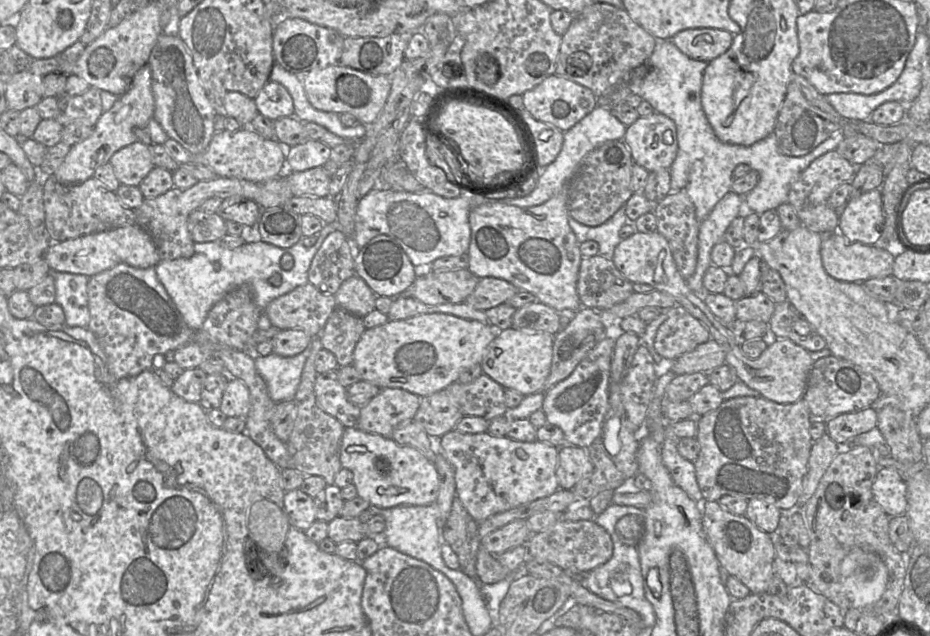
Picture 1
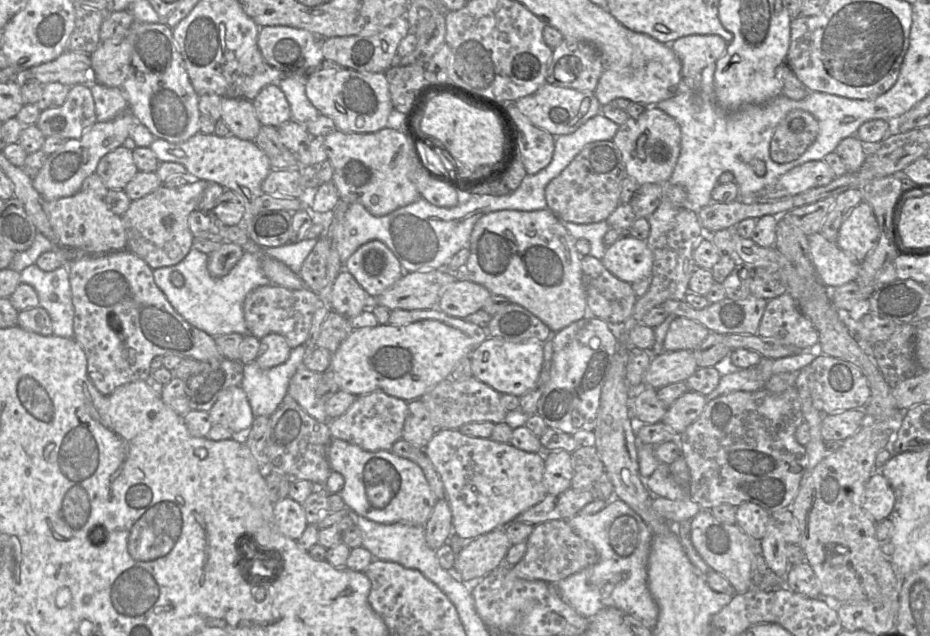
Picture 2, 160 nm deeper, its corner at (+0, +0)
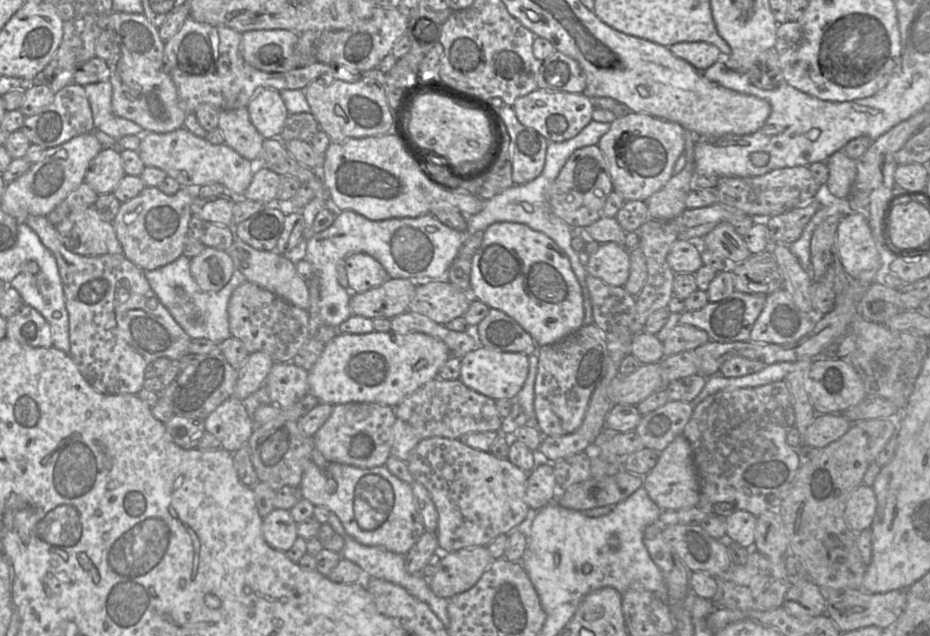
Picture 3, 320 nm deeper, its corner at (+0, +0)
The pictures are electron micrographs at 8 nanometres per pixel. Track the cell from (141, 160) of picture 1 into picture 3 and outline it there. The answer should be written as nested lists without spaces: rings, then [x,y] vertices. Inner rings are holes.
[[[106,147],[89,163],[84,182],[98,195],[113,193],[125,175],[120,150]]]

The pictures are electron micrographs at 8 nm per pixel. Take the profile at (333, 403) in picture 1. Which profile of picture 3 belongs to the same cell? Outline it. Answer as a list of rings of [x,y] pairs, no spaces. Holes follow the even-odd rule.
[[[275,362],[265,385],[272,405],[290,408],[309,393],[308,371],[293,362]]]

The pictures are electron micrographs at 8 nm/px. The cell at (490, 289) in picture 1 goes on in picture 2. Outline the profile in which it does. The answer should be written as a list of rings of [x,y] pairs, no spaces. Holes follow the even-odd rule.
[[[457,279],[445,287],[436,307],[449,316],[465,318],[481,310],[491,295],[480,284],[468,279]]]

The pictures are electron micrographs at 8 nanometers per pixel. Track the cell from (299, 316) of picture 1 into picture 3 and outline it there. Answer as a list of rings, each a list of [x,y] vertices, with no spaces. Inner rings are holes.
[[[249,281],[234,289],[227,307],[229,330],[232,337],[239,339],[248,352],[265,352],[275,362],[292,362],[294,356],[310,337],[308,311],[297,307],[269,290]]]

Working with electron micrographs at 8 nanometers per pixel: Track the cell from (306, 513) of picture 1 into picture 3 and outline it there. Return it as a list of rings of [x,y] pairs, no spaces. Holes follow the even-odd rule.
[[[275,508],[263,518],[262,534],[269,546],[285,553],[298,538],[297,523],[289,510]]]

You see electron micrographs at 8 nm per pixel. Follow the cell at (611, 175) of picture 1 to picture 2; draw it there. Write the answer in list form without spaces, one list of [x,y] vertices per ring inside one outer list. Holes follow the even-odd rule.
[[[612,140],[589,143],[560,175],[547,185],[547,208],[561,221],[576,224],[606,221],[620,204],[622,181],[626,176],[622,155]]]

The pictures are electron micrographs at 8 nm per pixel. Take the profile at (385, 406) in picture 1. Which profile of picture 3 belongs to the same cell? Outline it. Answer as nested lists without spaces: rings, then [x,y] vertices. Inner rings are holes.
[[[364,402],[335,405],[329,419],[313,436],[315,449],[331,463],[358,468],[383,466],[391,456],[396,419],[394,407],[387,405]]]

